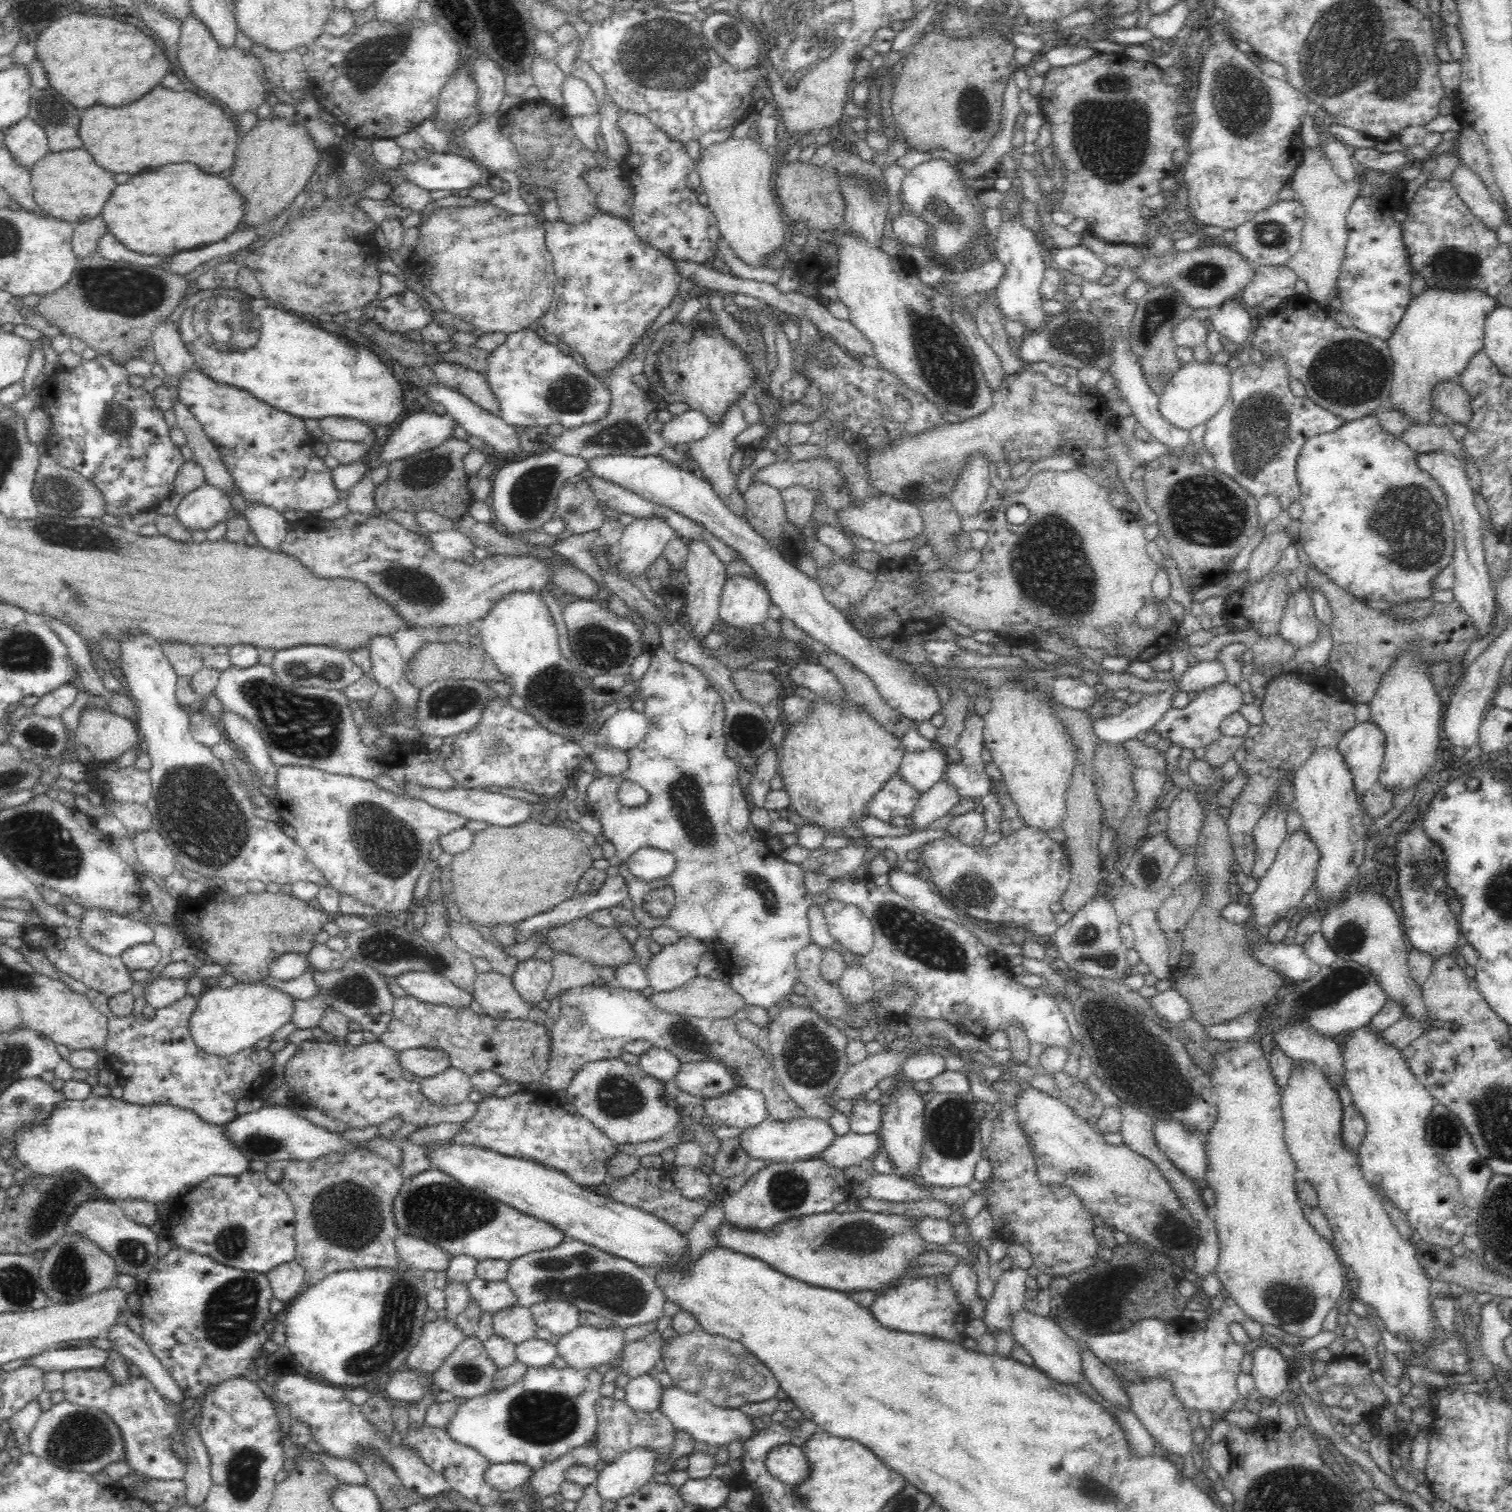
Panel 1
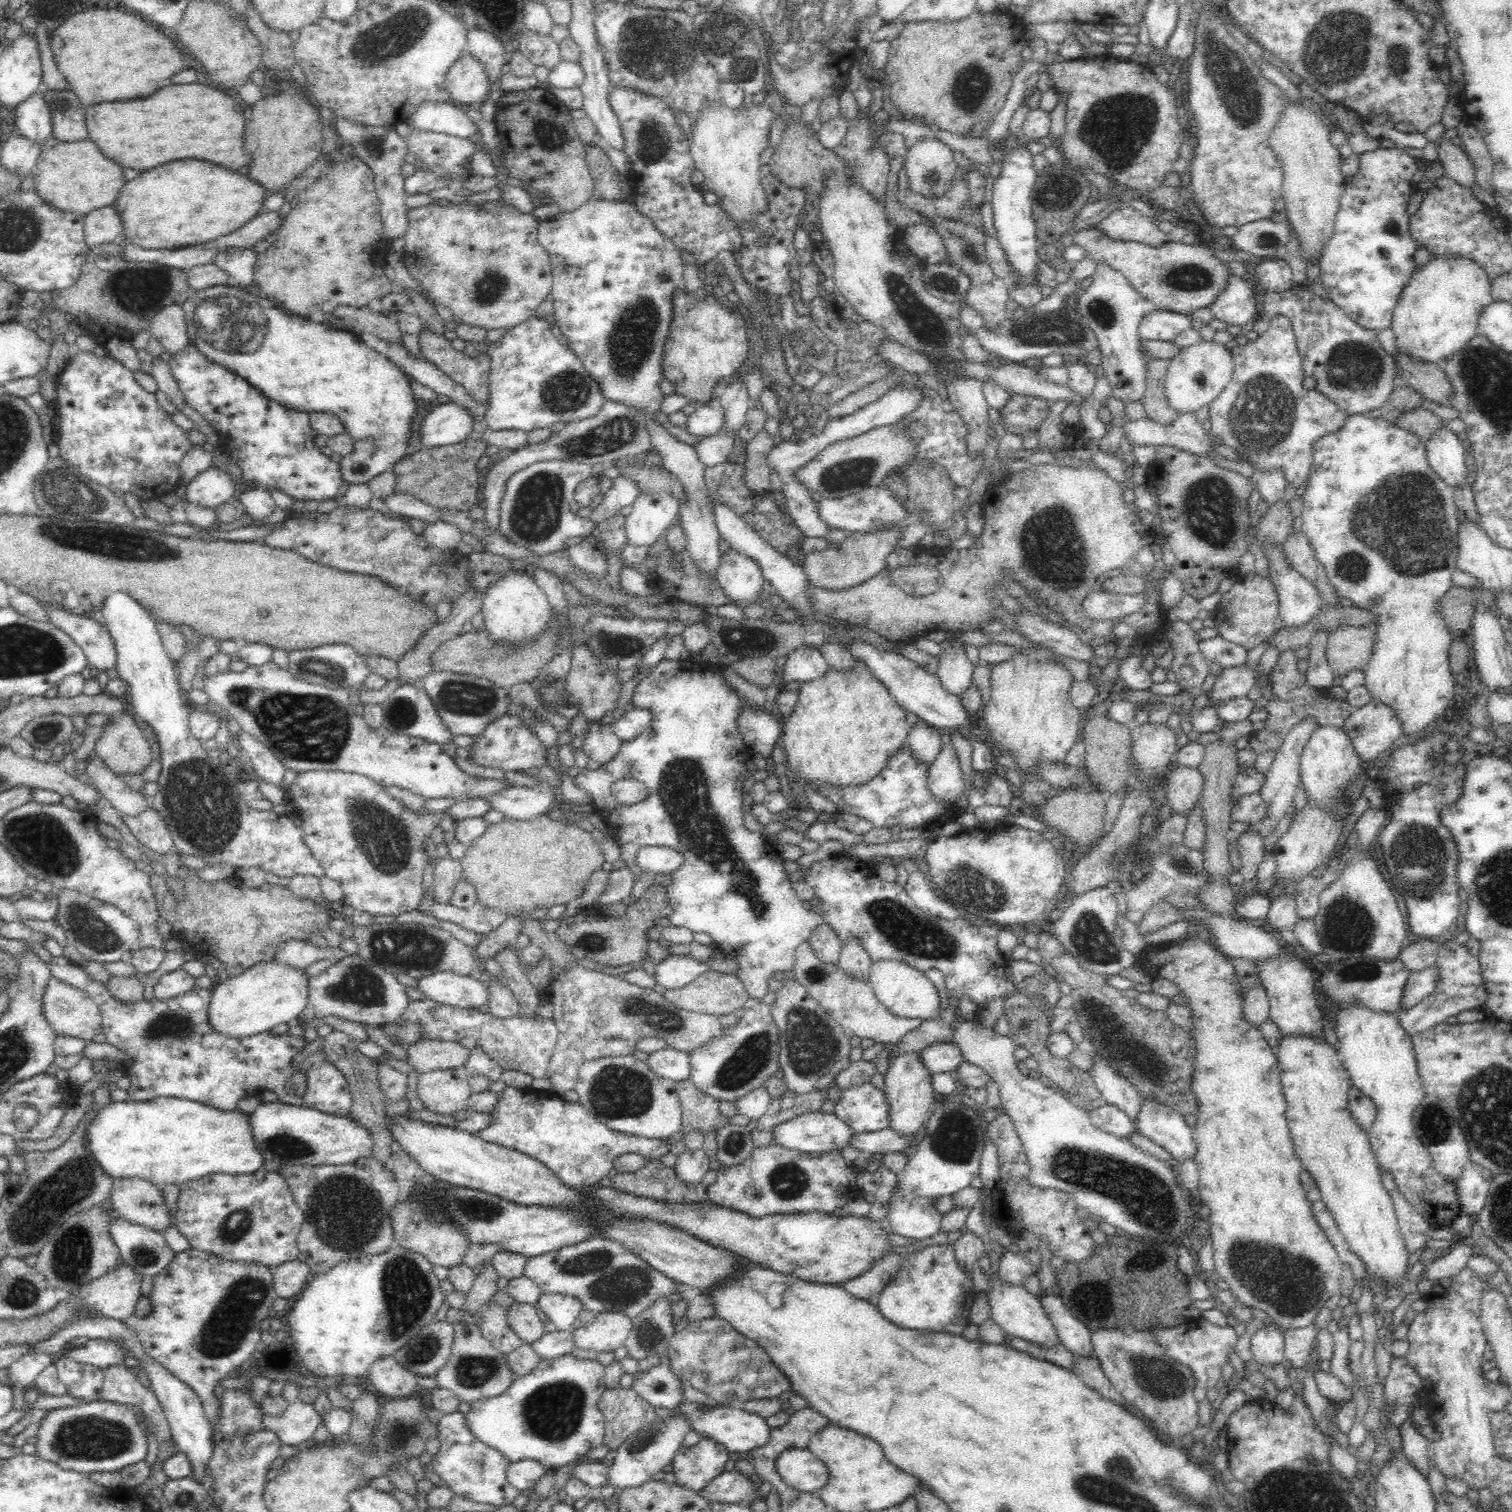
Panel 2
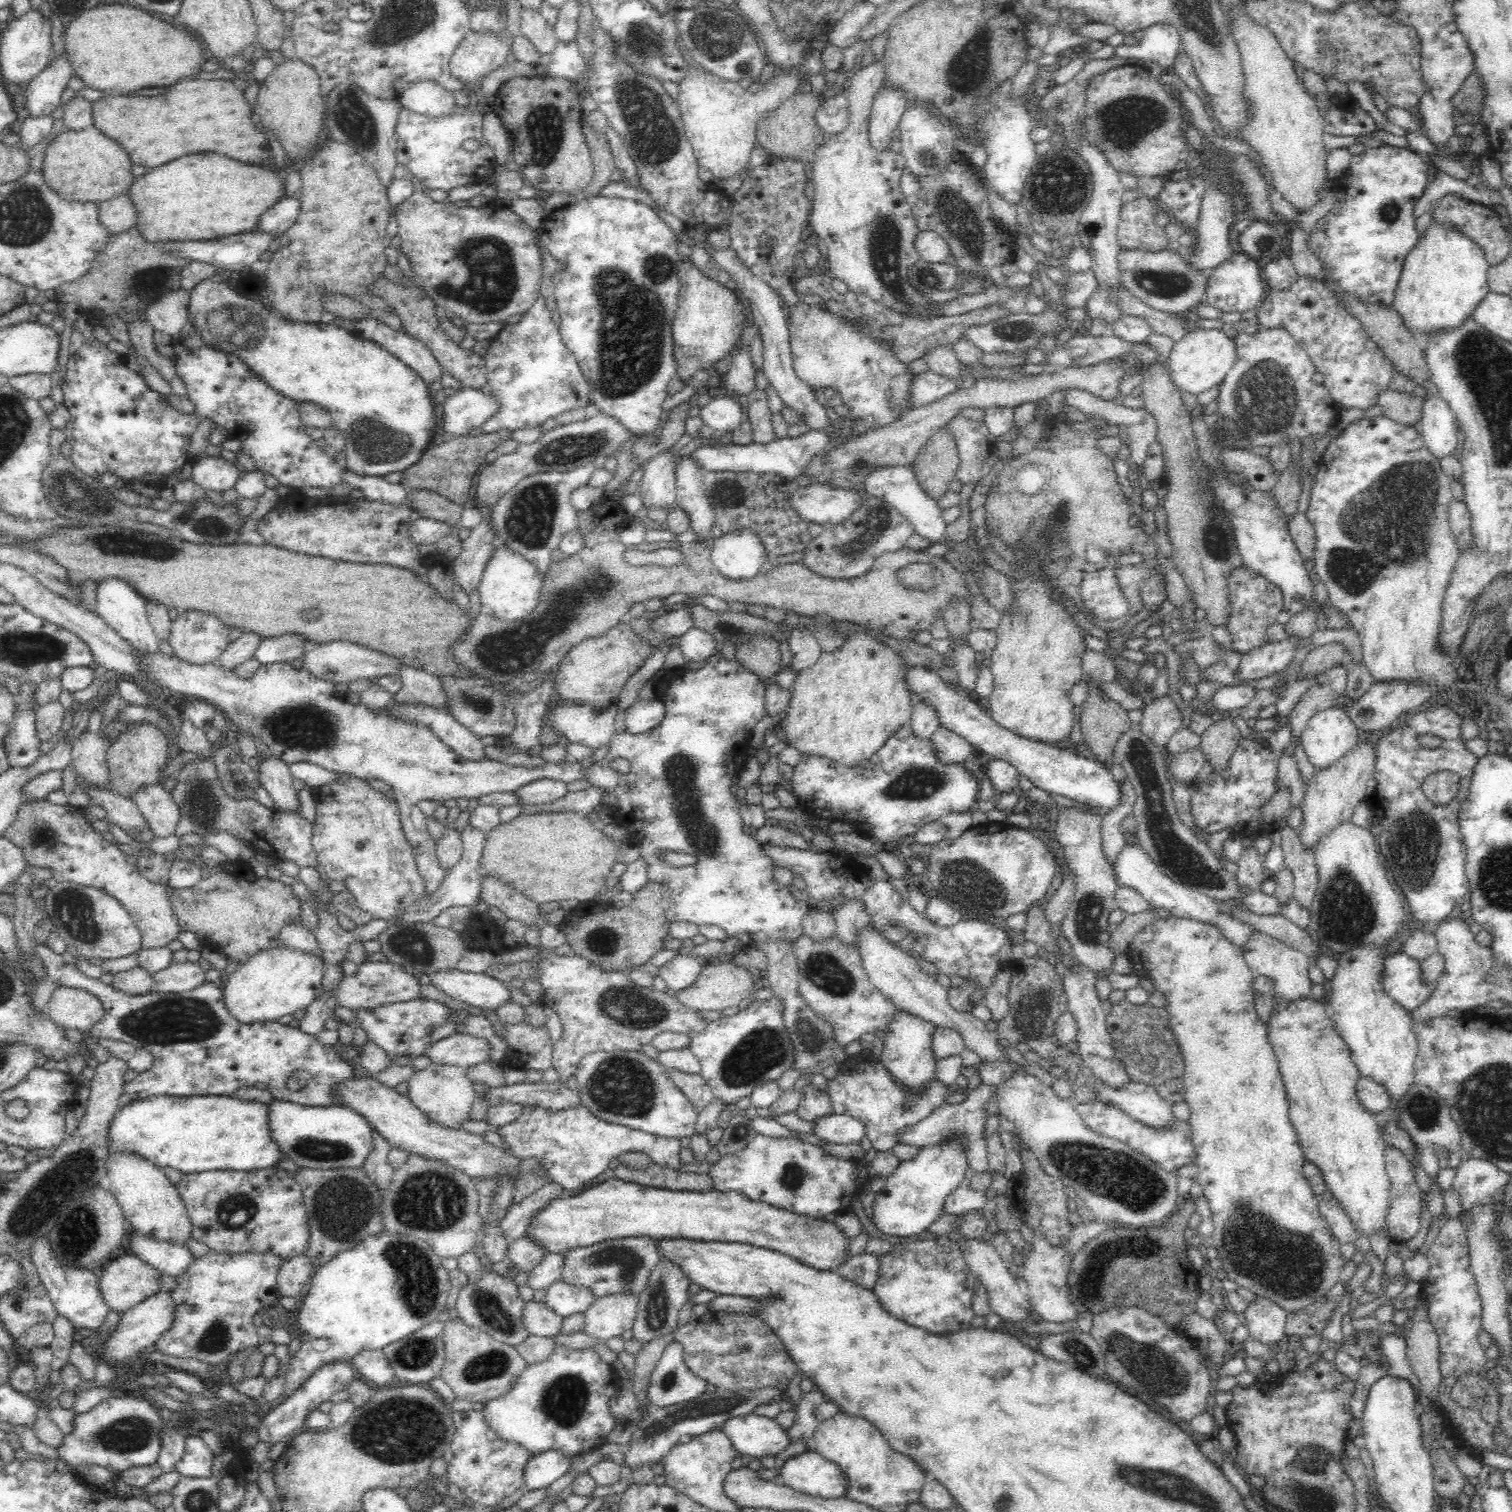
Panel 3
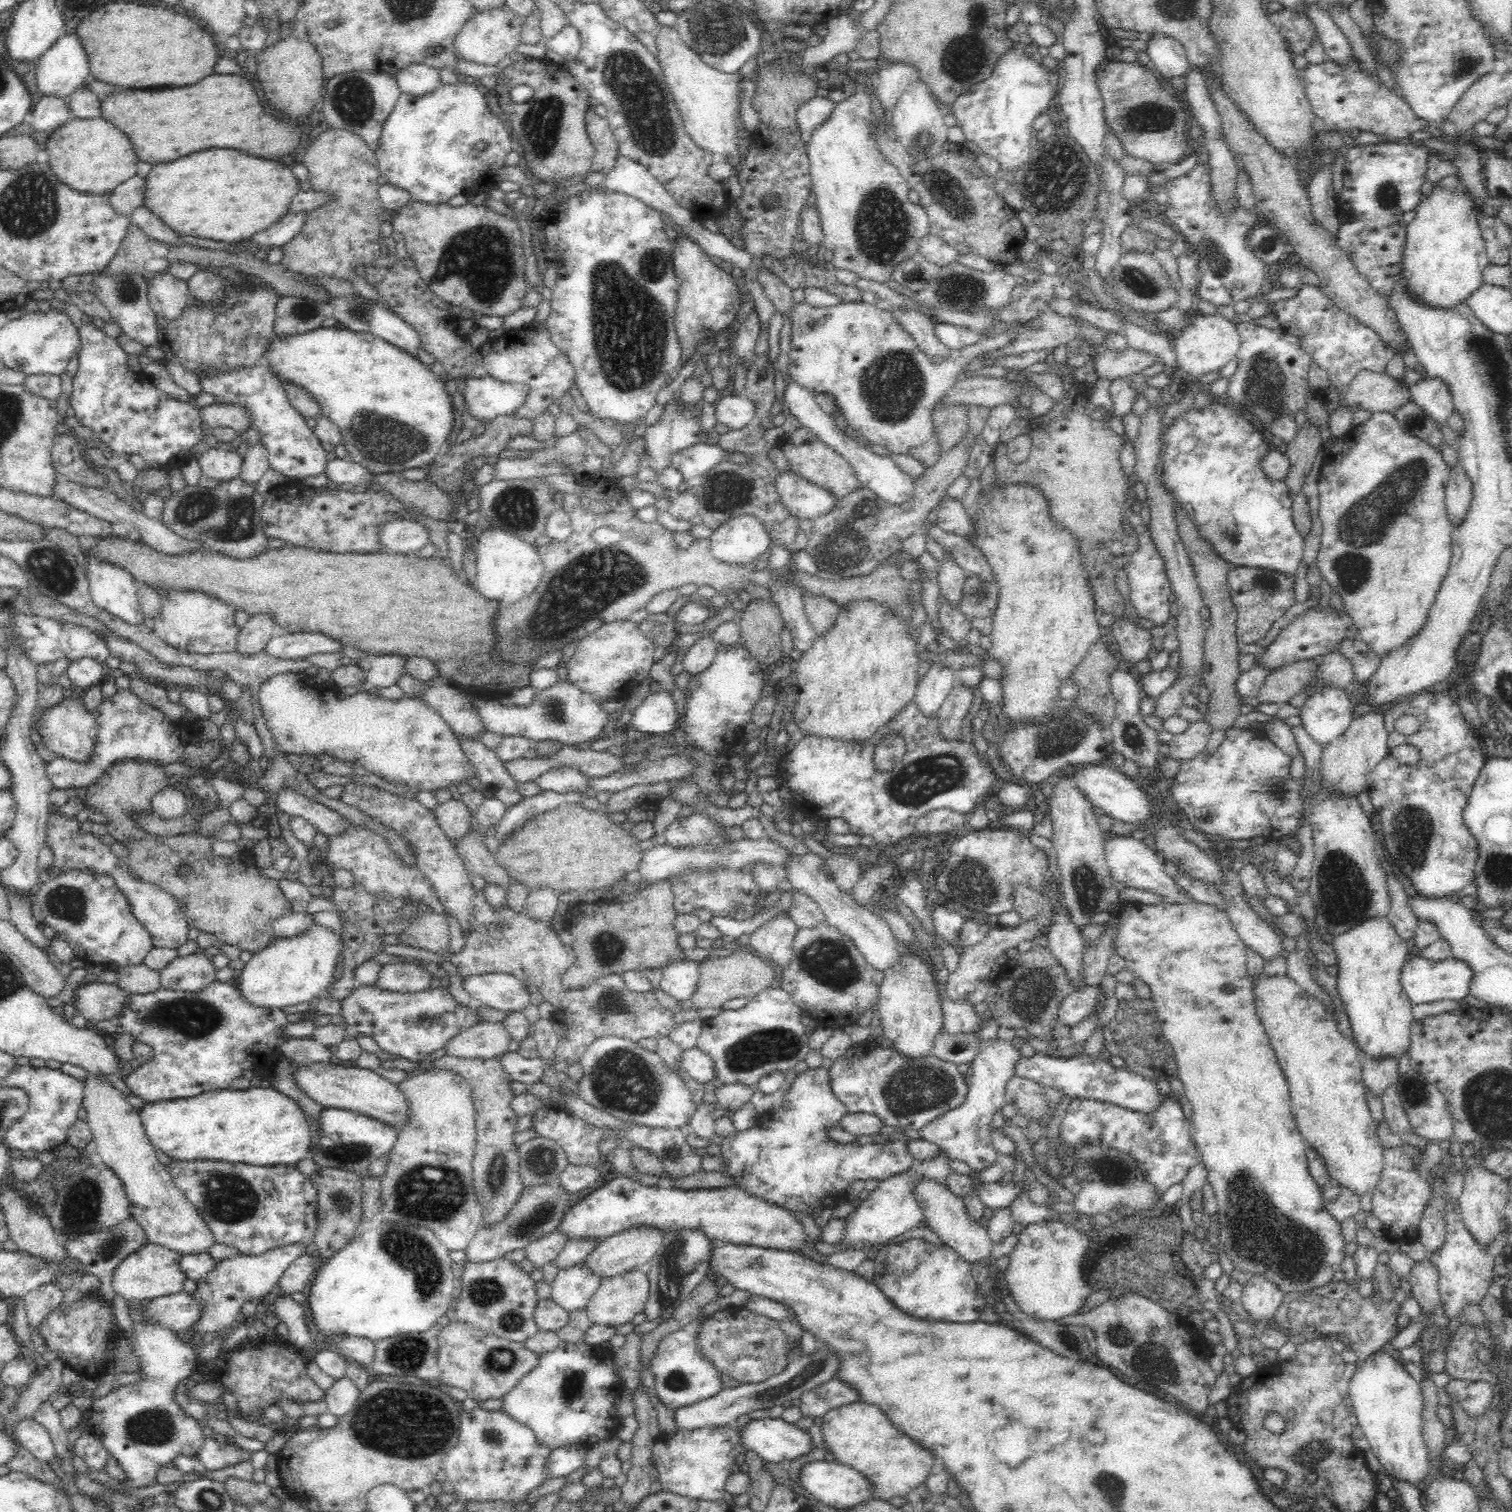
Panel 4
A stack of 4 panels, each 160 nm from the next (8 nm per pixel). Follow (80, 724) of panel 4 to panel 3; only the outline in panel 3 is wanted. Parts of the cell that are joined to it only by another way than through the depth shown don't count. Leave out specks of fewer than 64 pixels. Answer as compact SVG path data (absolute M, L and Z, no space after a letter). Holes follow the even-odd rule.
M84 731L74 741L70 762L84 782L105 788L111 781L106 748L107 739L102 739L98 733Z

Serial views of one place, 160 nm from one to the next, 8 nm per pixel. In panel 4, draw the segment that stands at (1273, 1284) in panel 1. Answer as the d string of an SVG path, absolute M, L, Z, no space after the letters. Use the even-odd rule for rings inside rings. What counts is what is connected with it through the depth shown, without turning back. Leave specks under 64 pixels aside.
M1195 901L1186 904L1186 906L1169 906L1162 903L1148 906L1148 904L1123 902L1117 912L1112 914L1120 916L1120 921L1122 921L1120 928L1118 928L1120 932L1118 932L1113 944L1115 953L1124 958L1126 969L1131 970L1136 979L1142 980L1150 988L1163 1035L1171 1045L1177 1060L1179 1072L1177 1078L1184 1084L1185 1093L1192 1110L1189 1119L1193 1127L1193 1141L1198 1152L1202 1155L1205 1168L1208 1170L1206 1182L1212 1186L1216 1198L1219 1244L1222 1245L1222 1251L1231 1260L1234 1269L1238 1269L1248 1276L1262 1275L1272 1281L1276 1289L1280 1289L1284 1294L1290 1294L1291 1297L1319 1286L1326 1286L1332 1282L1334 1273L1342 1270L1346 1241L1342 1239L1341 1224L1324 1209L1321 1187L1314 1181L1308 1170L1307 1144L1300 1135L1294 1115L1292 1115L1288 1083L1270 1044L1269 1036L1265 1033L1264 1025L1257 1015L1253 983L1246 972L1246 946L1244 946L1242 939L1234 931L1225 912L1217 910L1214 906Z

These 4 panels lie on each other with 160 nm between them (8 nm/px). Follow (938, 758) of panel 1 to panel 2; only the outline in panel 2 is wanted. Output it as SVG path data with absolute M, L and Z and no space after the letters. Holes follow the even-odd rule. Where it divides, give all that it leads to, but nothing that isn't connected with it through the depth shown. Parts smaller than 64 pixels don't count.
M919 721L909 730L906 742L916 763L924 763L928 768L942 750L940 733L924 721Z

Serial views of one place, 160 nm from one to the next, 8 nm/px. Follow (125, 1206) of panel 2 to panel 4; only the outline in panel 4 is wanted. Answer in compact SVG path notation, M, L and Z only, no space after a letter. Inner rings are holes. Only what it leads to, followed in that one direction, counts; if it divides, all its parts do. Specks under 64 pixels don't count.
M92 1074L84 1089L83 1105L96 1152L102 1158L101 1164L110 1167L122 1181L129 1216L142 1227L147 1242L181 1254L206 1252L214 1244L214 1235L186 1195L175 1186L167 1167L156 1159L156 1151L146 1137L138 1110L126 1101L122 1091Z

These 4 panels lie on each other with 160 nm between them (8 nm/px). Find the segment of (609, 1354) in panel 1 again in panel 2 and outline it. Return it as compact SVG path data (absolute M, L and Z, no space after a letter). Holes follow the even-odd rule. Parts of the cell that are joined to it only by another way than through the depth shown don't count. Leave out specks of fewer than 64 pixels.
M608 1311L596 1314L596 1320L572 1330L575 1349L612 1353L624 1346L632 1329L632 1322L622 1313Z

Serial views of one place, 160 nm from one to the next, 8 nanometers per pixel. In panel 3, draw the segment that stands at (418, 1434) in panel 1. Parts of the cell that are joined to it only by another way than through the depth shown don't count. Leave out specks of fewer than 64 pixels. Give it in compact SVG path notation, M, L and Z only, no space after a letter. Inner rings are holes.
M472 1409L452 1412L452 1419L454 1419L454 1438L442 1458L448 1466L445 1475L448 1477L447 1482L462 1489L462 1493L473 1503L484 1506L501 1504L512 1492L521 1489L523 1469L531 1457L528 1450L504 1441L494 1434L494 1430L486 1425L480 1412Z

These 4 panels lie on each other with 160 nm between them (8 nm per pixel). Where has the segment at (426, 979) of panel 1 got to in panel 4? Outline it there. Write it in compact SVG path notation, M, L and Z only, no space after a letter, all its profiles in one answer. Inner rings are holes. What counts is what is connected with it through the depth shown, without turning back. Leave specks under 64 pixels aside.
M502 972L471 975L463 980L464 991L476 1005L496 1010L522 1011L530 1003L530 994L519 980Z

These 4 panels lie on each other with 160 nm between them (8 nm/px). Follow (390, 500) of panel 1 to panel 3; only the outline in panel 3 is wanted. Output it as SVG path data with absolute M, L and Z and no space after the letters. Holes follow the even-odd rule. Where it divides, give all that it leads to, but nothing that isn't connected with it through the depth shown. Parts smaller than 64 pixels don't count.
M498 430L494 433L483 433L480 436L464 435L445 439L441 443L434 443L422 453L418 462L402 471L400 484L408 491L428 490L440 494L442 497L462 505L463 507L471 504L469 502L470 488L476 478L476 474L486 464L486 454L504 443L510 437L508 430Z

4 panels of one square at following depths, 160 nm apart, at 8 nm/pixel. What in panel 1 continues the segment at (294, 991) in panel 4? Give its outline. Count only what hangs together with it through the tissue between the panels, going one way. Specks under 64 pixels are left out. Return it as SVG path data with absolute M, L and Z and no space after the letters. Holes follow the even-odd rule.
M260 981L237 983L232 988L212 988L202 993L186 1027L194 1046L210 1055L229 1057L246 1050L262 1038L291 1021L293 998L280 990L272 990Z

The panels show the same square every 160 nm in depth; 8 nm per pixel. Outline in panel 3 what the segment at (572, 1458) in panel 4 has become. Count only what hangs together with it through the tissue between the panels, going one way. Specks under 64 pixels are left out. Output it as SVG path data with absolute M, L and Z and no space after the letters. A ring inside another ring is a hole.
M545 1450L530 1457L523 1469L522 1488L545 1488L567 1474L571 1460L556 1450Z

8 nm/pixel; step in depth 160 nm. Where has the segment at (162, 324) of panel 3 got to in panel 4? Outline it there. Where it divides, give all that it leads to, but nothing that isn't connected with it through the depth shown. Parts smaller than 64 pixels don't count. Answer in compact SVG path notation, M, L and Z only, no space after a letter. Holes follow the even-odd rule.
M162 273L149 280L147 297L156 318L166 321L175 321L193 303L189 284L170 273Z

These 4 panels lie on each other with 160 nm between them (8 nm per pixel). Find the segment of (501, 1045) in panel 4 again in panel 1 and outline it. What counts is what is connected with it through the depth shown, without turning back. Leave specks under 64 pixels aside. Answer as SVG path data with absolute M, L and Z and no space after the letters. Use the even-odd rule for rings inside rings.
M406 1049L399 1051L398 1061L404 1071L421 1080L440 1074L449 1067L448 1055L440 1049Z

